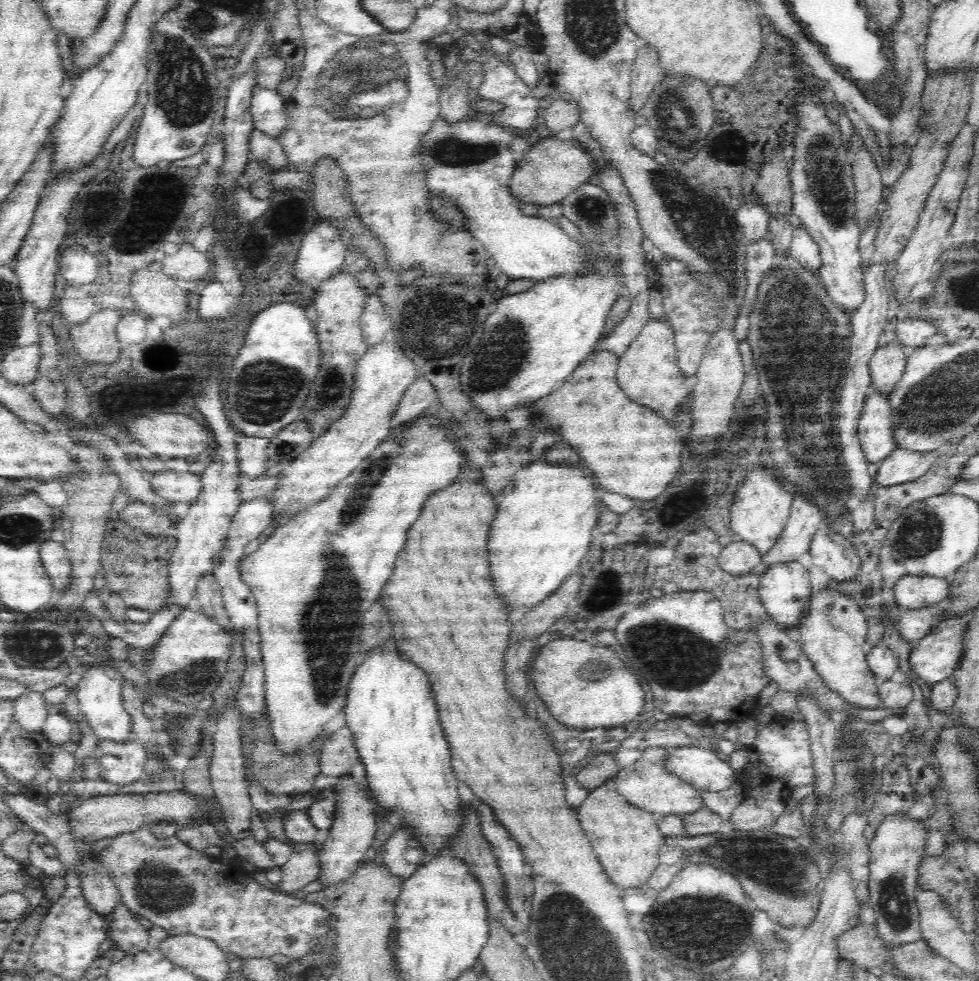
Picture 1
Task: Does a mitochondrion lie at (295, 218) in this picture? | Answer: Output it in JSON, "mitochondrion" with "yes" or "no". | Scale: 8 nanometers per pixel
{"mitochondrion":"no"}

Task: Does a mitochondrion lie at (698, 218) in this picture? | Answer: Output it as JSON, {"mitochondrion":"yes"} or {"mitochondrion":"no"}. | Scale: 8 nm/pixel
{"mitochondrion":"yes"}

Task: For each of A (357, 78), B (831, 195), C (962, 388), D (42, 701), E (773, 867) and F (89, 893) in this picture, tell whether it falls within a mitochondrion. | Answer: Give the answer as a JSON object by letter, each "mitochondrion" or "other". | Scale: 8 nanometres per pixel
{"A":"mitochondrion","B":"mitochondrion","C":"mitochondrion","D":"other","E":"mitochondrion","F":"other"}

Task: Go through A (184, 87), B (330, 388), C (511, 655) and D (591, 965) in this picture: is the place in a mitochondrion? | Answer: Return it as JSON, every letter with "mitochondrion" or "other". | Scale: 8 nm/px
{"A":"mitochondrion","B":"mitochondrion","C":"other","D":"mitochondrion"}

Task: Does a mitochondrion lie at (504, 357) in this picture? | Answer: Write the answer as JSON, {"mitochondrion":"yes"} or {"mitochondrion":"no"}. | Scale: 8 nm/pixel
{"mitochondrion":"yes"}

